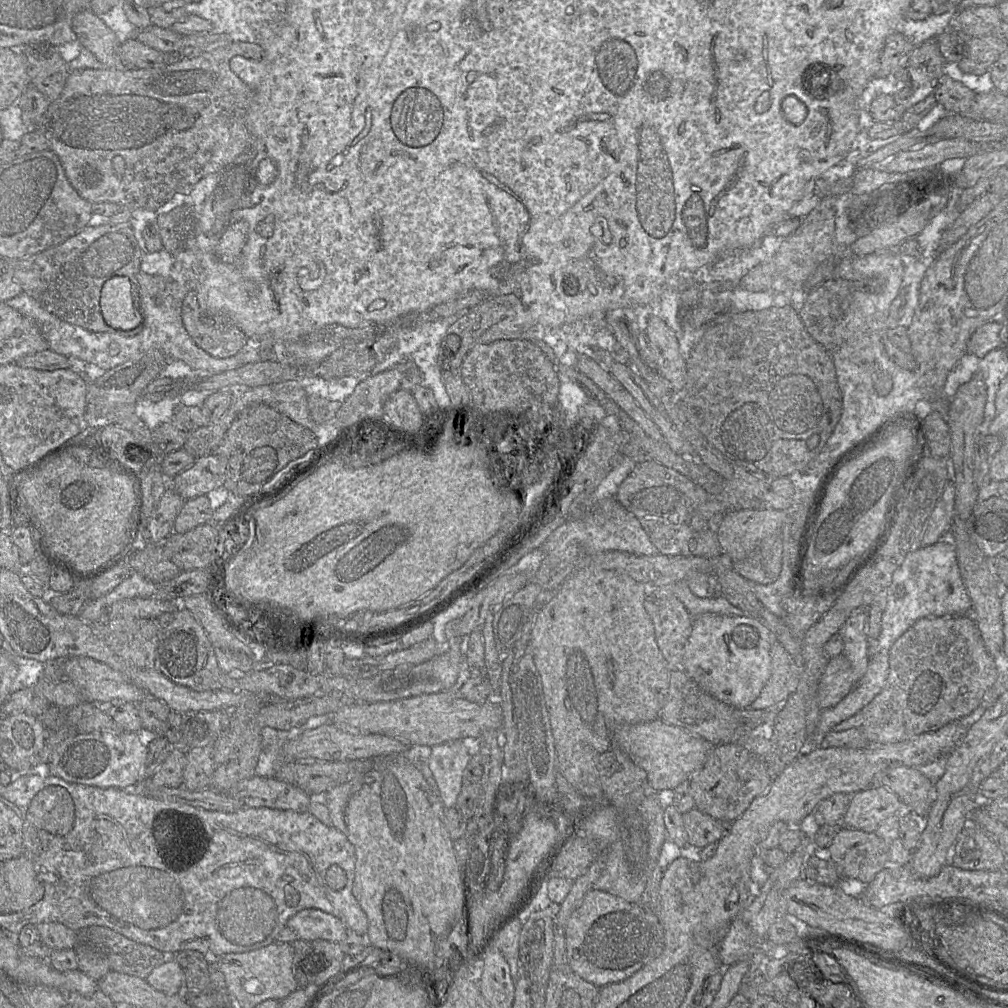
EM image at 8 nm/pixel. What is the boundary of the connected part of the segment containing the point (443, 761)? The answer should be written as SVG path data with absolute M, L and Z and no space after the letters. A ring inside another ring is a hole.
M460 740L445 742L426 751L426 763L439 789L445 808L456 807L463 773L471 756Z

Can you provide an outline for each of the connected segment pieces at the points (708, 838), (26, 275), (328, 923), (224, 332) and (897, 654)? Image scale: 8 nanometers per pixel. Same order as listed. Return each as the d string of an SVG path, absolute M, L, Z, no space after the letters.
M694 808L683 814L688 844L702 849L718 843L731 829L732 822L719 821Z
M104 223L96 226L87 226L77 234L69 237L63 243L56 245L54 247L48 248L44 251L38 252L36 254L30 255L28 257L24 257L21 259L7 259L8 260L8 269L11 272L14 280L21 286L22 291L27 295L31 296L34 300L36 300L42 308L44 308L49 313L56 315L60 319L72 323L73 325L80 326L92 332L110 332L116 333L116 330L110 327L103 319L101 308L100 308L100 293L103 284L114 276L126 276L129 278L131 282L131 287L134 285L134 281L137 281L137 274L141 271L140 264L145 251L143 251L134 235L133 229L126 224L118 224L111 225L108 223Z
M315 908L296 913L288 920L287 927L292 929L299 939L307 942L322 939L340 943L349 932L342 920Z
M195 290L183 299L182 321L194 343L213 357L231 357L246 344L247 336L234 322L201 308Z
M968 615L920 618L894 643L889 664L888 679L881 692L855 715L834 726L819 747L868 748L938 730L975 711L998 678L994 659L983 643L975 620Z

